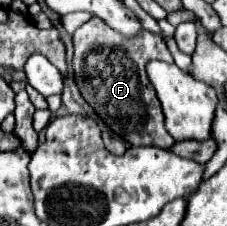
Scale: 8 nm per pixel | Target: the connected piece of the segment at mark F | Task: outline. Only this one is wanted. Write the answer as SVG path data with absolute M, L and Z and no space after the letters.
M90 18L86 24L82 24L74 32L72 40L74 82L96 116L106 122L112 132L120 132L120 136L132 146L172 148L174 140L164 128L160 100L156 98L156 92L146 76L146 64L150 60L174 62L166 42L148 30L140 30L140 34L132 38L124 38L124 34L116 34L116 30L112 30L108 24L100 22L100 18Z

